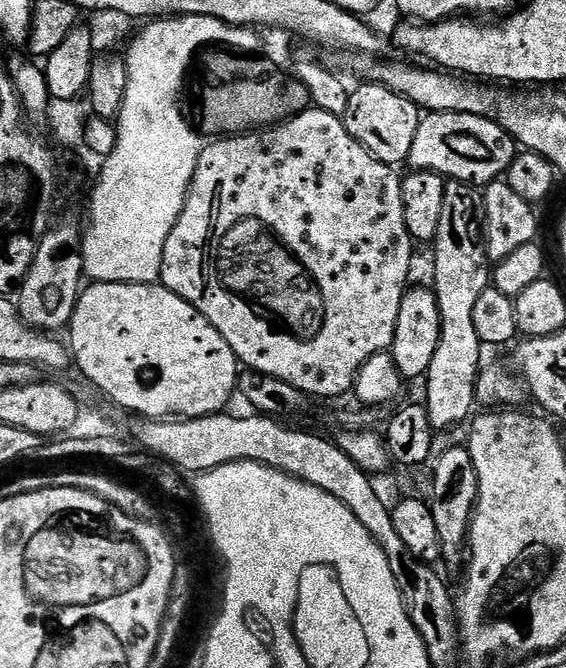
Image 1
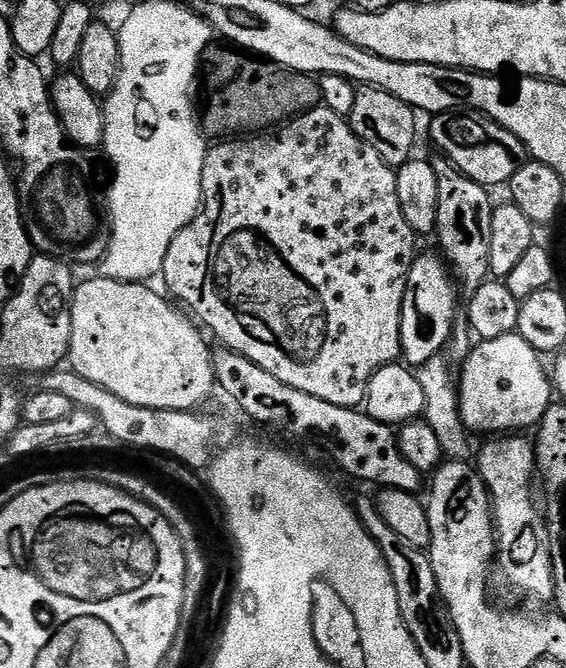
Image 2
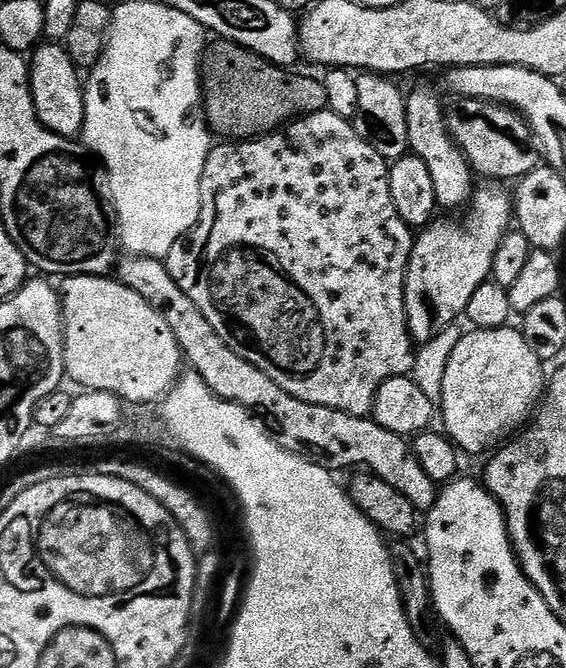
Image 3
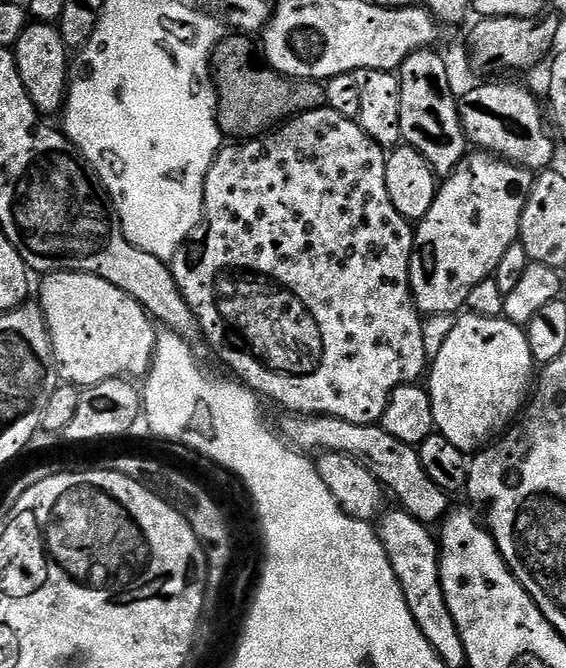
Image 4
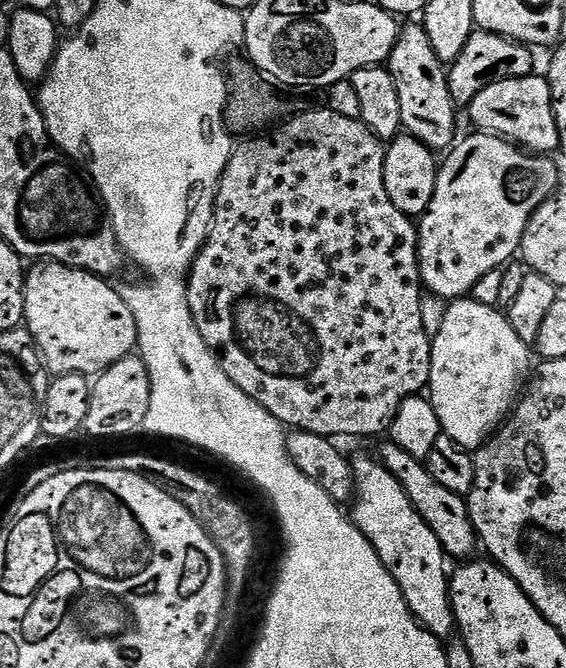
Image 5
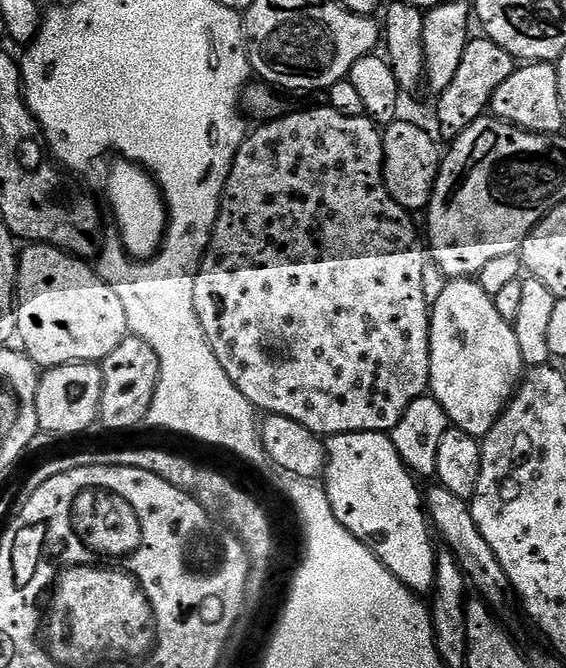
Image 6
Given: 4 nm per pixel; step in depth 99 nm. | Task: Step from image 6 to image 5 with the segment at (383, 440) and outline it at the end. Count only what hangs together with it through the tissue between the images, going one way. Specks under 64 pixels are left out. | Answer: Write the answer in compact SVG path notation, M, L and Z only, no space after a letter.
M355 457L352 460L352 473L356 479L354 499L350 504L352 523L374 546L378 558L402 590L402 598L406 598L406 606L416 621L436 636L451 637L456 628L456 614L448 594L450 568L444 565L444 547L438 538L434 538L434 530L426 526L406 490L402 490L398 478L394 478L394 474L390 474L379 459Z

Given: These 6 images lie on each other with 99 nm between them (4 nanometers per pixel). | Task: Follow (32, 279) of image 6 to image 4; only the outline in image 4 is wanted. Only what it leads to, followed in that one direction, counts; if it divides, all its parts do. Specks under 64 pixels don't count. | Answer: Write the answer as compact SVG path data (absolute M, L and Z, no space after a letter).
M49 272L40 284L38 303L44 312L48 333L52 339L52 355L56 357L58 376L63 383L81 390L120 377L147 377L156 349L157 329L154 321L137 300L130 298L118 286L89 272Z

